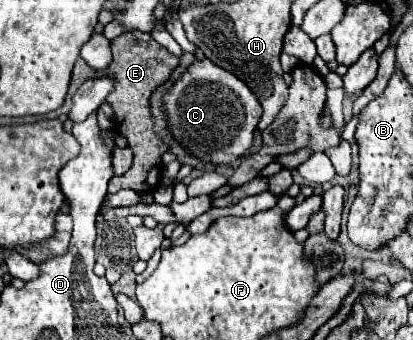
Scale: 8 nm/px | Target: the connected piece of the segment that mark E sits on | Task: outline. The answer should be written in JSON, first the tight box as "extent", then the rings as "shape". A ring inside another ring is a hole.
{"extent":[22,30,178,192],"shape":[[[137,30],[120,34],[118,38],[110,40],[110,46],[112,46],[112,52],[114,52],[114,60],[112,60],[112,64],[106,70],[96,72],[96,70],[88,68],[88,64],[82,58],[78,58],[76,64],[74,64],[74,70],[72,70],[72,82],[70,82],[70,88],[68,88],[68,94],[66,94],[64,104],[58,110],[50,112],[50,114],[24,116],[22,122],[38,122],[38,120],[46,120],[46,118],[58,118],[60,114],[68,114],[68,110],[70,110],[70,98],[78,90],[78,86],[82,82],[86,82],[90,78],[112,76],[114,78],[114,90],[106,98],[106,104],[112,106],[116,130],[118,130],[118,134],[122,134],[128,140],[128,146],[134,152],[134,160],[132,160],[132,166],[130,166],[130,170],[126,174],[122,174],[120,178],[112,178],[110,180],[108,192],[118,192],[122,188],[130,188],[130,190],[136,190],[136,192],[154,192],[158,188],[160,170],[162,170],[160,154],[164,154],[168,150],[168,146],[162,144],[156,138],[154,130],[152,130],[152,118],[150,118],[148,98],[150,98],[150,94],[152,94],[152,90],[156,86],[160,86],[164,80],[168,80],[170,72],[178,66],[178,56],[170,54],[150,34],[144,34],[144,32],[138,32]]]}

